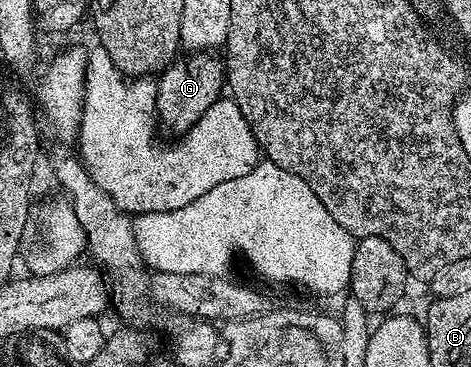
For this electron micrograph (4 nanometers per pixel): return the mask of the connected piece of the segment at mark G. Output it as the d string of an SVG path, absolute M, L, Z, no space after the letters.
M192 52L188 59L177 60L159 75L156 82L156 116L161 127L164 126L179 136L187 132L215 102L219 102L226 86L226 66L216 59L212 52Z

